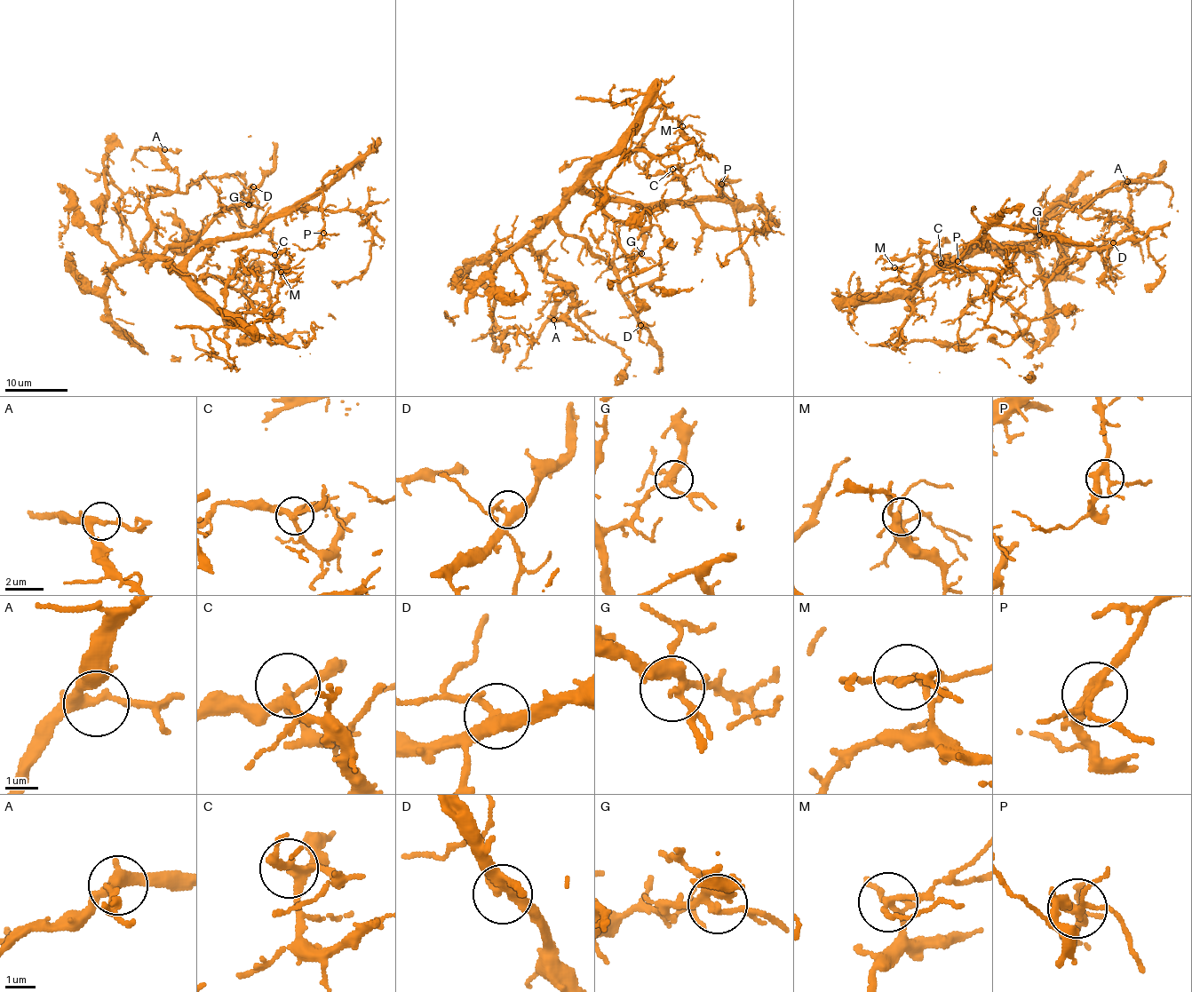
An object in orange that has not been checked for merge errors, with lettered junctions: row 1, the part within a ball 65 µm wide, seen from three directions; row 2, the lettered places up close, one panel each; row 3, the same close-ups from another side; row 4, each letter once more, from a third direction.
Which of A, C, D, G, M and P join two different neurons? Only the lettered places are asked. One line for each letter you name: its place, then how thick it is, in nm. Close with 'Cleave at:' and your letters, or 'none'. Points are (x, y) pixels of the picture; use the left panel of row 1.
Cleave at: none

